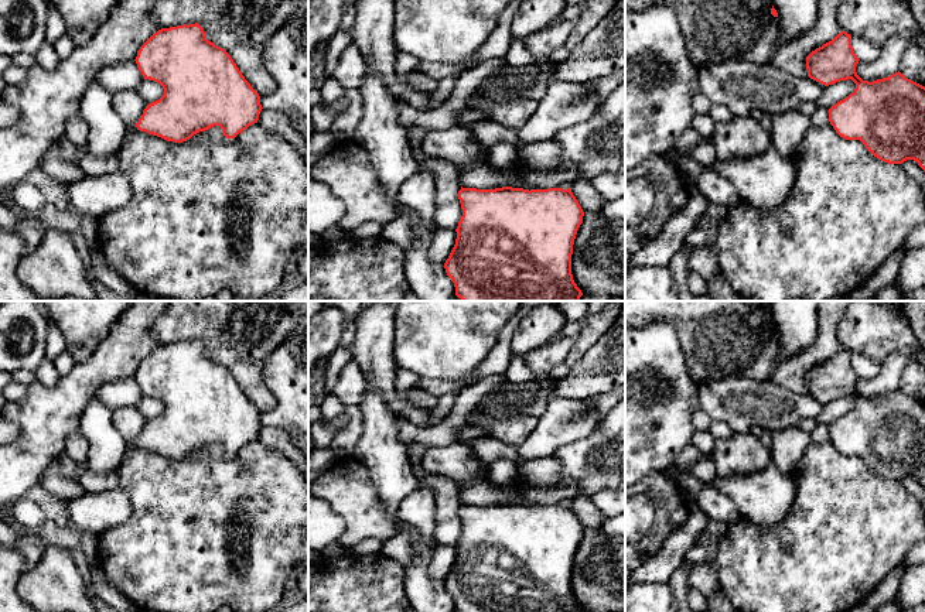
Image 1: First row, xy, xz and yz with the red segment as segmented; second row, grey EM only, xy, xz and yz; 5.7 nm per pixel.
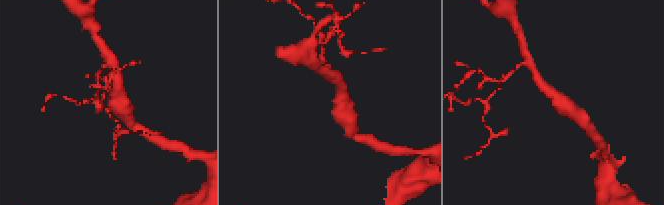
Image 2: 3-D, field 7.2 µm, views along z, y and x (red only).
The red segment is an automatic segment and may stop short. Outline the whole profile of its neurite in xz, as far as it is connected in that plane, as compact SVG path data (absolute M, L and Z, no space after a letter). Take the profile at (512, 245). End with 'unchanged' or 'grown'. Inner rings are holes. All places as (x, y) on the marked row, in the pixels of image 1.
M495 189L458 191L462 216L455 229L455 245L444 263L447 276L462 301L580 301L581 290L573 280L571 254L584 212L571 189Z; unchanged

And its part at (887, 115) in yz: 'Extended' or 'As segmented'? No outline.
As segmented

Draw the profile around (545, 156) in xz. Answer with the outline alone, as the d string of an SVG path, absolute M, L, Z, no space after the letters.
M553 140L522 146L518 148L518 160L536 171L553 171L570 167L564 161L560 146Z

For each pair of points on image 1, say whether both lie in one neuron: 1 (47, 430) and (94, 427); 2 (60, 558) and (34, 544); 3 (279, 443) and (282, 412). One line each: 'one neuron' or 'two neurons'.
1: two neurons
2: two neurons
3: two neurons

